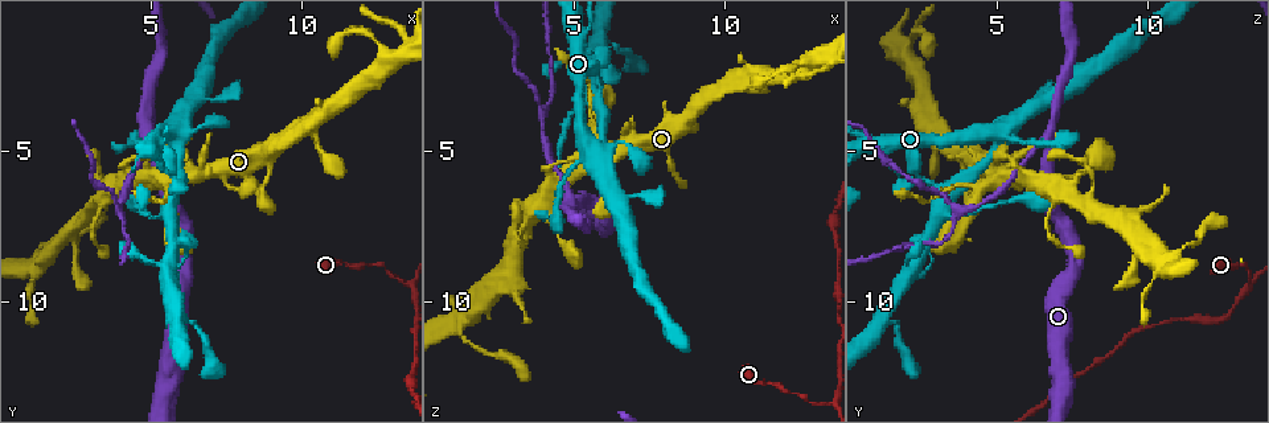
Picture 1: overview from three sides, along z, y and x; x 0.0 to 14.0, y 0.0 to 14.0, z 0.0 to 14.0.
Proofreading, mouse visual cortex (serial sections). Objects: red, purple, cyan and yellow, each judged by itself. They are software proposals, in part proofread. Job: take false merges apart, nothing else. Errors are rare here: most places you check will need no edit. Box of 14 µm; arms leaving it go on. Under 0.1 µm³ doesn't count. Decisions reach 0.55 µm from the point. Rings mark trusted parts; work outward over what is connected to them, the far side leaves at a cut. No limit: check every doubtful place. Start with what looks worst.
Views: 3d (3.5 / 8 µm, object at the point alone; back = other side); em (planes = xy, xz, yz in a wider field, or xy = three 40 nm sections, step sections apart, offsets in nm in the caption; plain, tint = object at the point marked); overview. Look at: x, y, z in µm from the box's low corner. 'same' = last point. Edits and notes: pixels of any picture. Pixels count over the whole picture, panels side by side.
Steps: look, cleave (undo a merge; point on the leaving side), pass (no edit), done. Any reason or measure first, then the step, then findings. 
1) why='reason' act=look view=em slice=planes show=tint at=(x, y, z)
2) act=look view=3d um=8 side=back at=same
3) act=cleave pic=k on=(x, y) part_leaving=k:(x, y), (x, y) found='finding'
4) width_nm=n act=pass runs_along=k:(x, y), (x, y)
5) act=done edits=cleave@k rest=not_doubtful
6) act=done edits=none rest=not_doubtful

why='narrows sharply' act=look view=3d um=3.5 at=(5.7, 5.8, 2.2)

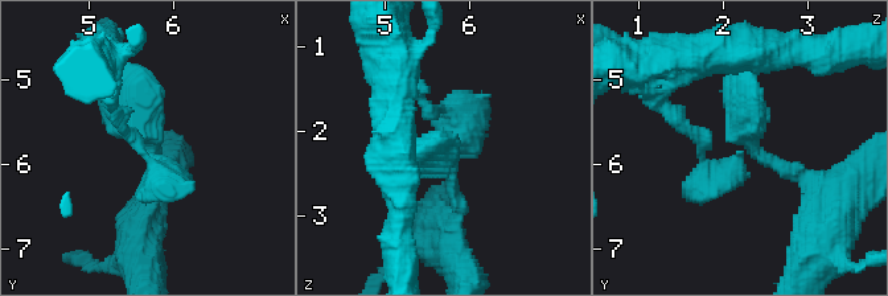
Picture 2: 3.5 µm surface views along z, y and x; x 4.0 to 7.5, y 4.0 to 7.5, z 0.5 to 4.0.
act=pass runs_along=2:(744, 77), (748, 146), (687, 198) found='continuous, no second cell'

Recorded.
why='three-way junction' act=look view=3d um=8 at=(5.0, 4.7, 6.6)

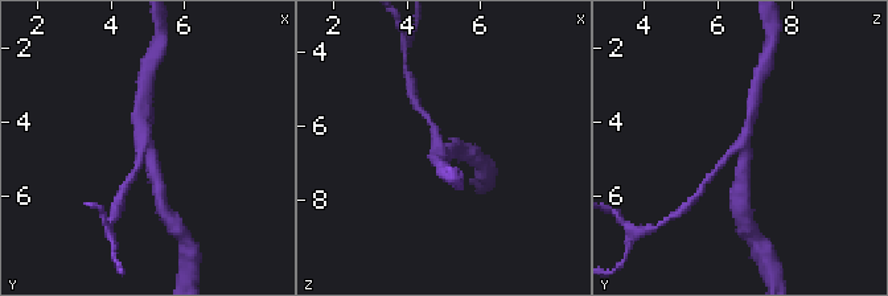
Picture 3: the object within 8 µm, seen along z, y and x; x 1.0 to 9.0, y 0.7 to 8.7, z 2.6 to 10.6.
arms=3 arm_widths_nm=200,300,350 act=look view=em slice=xy step=2 show=tint at=(4.9, 4.7, 6.7)

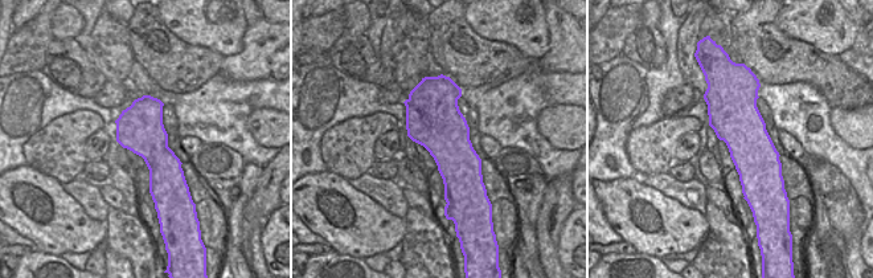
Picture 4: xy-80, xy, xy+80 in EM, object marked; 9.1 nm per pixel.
width_nm=500 act=pass runs_along=3:(157, 183), (142, 111) found='all the same cell'

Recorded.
why='a fork' act=look view=3d um=3.5 side=back at=(3.9, 6.8, 4.2)

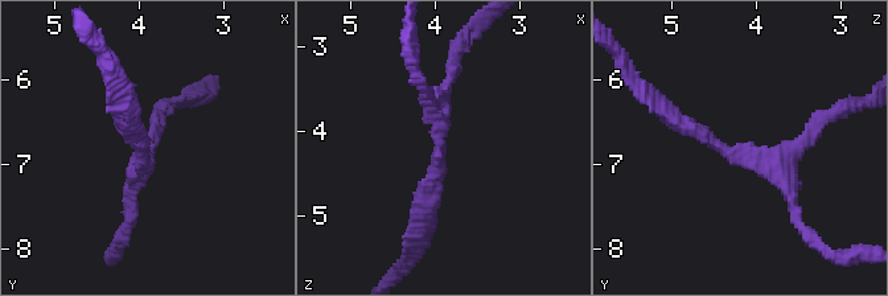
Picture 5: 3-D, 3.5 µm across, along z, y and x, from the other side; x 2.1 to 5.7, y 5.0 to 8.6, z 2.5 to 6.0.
arms=3 arm_widths_nm=150,200,200 act=look view=em slice=xy step=2 show=tint at=(3.95, 6.85, 4.10)

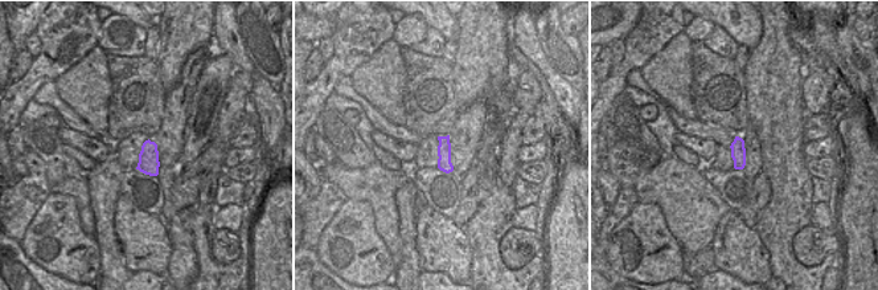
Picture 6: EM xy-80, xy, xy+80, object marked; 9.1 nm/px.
act=pass found='continuous, no second cell'

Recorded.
act=look view=3d um=3.5 at=(13.3, 9.4, 13.4)

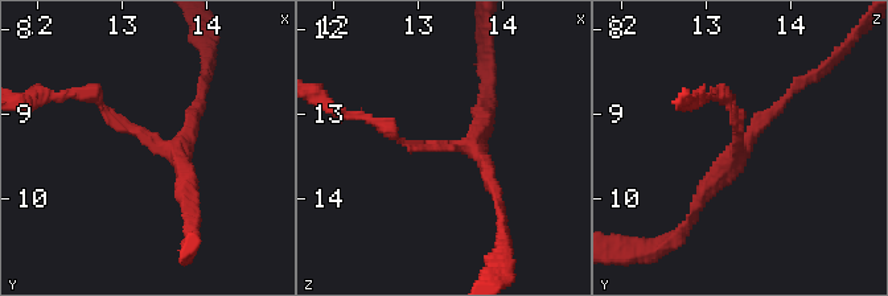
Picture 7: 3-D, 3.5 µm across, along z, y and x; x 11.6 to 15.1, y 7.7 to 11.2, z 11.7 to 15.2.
arms=3 arm_widths_nm=150,200,250 act=look view=em slice=xy step=2 show=tint at=(13.40, 9.35, 13.40)

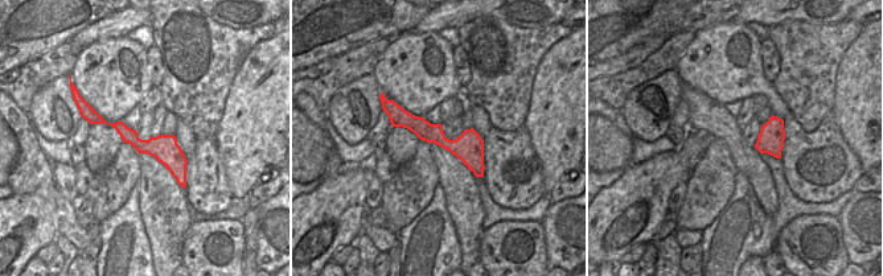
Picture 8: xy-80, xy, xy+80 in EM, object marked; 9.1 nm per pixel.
act=pass runs_along=7:(89, 94), (181, 163), (185, 208) found='all the same cell'

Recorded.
act=done edits=none rest=not_doubtful

